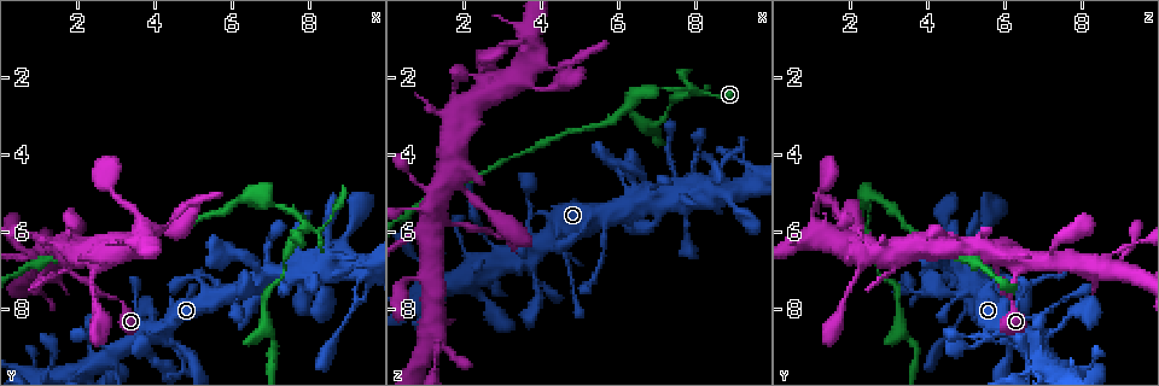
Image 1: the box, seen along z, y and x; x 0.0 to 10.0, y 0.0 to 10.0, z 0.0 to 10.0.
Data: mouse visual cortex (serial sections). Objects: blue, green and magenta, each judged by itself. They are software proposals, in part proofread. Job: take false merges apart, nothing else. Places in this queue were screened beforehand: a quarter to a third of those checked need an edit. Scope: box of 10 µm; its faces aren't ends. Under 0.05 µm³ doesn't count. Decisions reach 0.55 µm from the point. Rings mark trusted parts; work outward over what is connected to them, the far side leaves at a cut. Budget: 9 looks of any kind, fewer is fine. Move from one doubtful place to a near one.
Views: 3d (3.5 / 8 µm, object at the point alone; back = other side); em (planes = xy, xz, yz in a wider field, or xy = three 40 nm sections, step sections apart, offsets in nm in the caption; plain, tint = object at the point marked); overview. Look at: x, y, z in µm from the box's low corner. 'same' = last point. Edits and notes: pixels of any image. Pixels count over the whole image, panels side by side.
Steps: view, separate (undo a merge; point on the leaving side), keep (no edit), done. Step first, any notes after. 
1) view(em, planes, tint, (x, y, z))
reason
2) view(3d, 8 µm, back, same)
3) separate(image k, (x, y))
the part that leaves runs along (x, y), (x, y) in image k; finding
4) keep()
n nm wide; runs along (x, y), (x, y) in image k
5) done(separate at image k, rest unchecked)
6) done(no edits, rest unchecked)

view(3d, 3.5 µm, back, (6.70, 7.25, 5.05))
a narrow waist

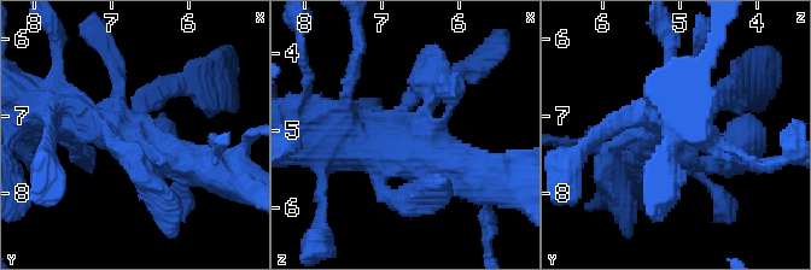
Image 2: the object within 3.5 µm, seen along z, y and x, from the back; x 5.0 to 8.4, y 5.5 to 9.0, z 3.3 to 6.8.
view(em, xy, step 1, tint, (6.75, 7.20, 5.05))
need the tissue

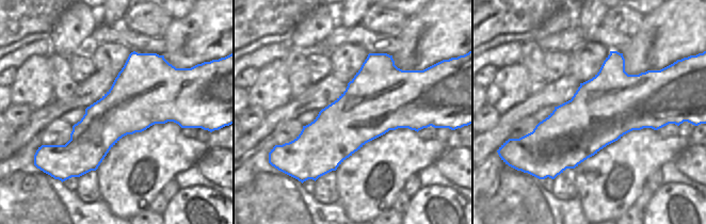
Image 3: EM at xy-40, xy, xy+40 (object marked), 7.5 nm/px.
keep()
runs along (198, 165), (53, 113) in image 2; continuous, no second cell

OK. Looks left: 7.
view(3d, 3.5 µm, (3.60, 8.80, 6.55))
calibre changes

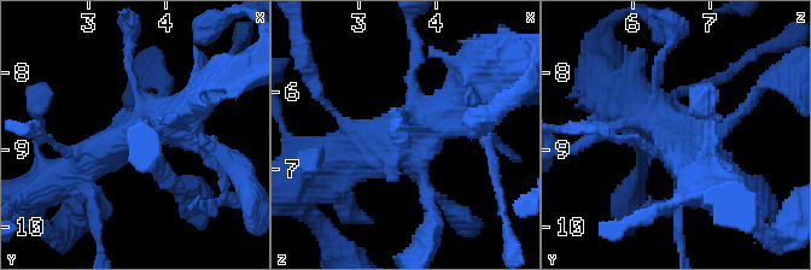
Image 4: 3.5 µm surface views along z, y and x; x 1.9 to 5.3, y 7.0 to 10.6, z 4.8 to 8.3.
view(em, xy, step 1, tint, same)
shape alone is not enough

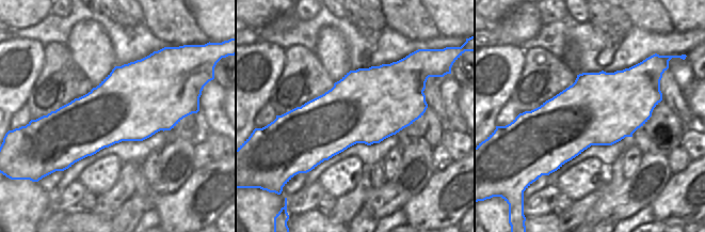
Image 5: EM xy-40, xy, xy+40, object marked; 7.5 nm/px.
keep()
runs along (192, 101), (63, 176) in image 4; one cell here

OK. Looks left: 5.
view(3d, 8 µm, (1.45, 6.70, 5.75))
thin arm on a thick one

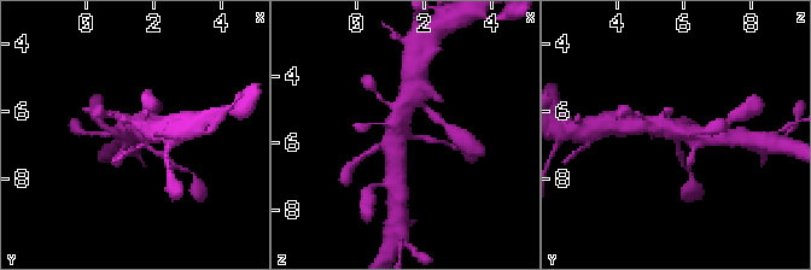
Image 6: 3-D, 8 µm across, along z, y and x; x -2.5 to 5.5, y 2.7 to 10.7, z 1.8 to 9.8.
view(3d, 3.5 µm, same)
closer look

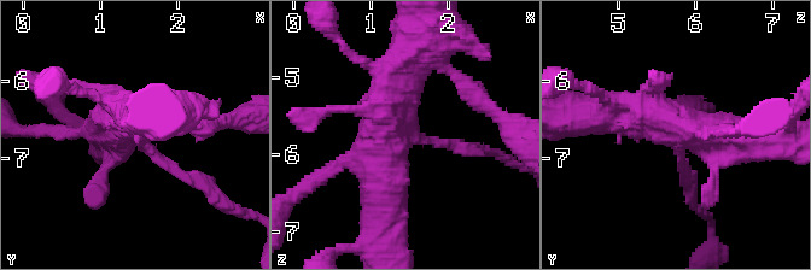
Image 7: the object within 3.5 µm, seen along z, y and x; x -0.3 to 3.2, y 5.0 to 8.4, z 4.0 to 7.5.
view(em, xy, step 3, tint, (1.50, 6.65, 5.70))
shape alone is not enough

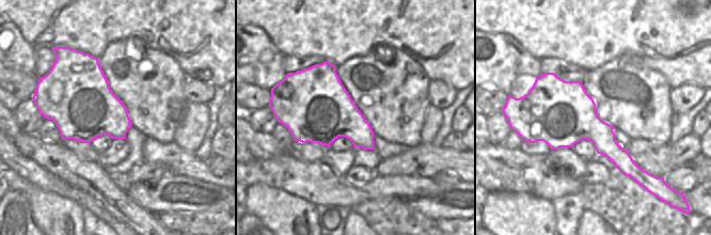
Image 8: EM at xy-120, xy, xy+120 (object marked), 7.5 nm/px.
keep()
runs along (470, 150), (421, 140), (388, 116), (406, 66) in image 7; all the same cell

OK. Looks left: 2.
view(3d, 3.5 µm, (8.00, 5.95, 2.30))

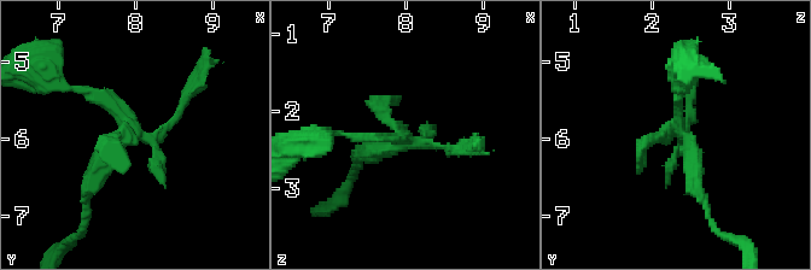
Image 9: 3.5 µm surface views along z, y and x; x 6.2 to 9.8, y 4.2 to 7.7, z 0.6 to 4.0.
view(em, xy, step 5, tint, (8.00, 5.90, 2.40))

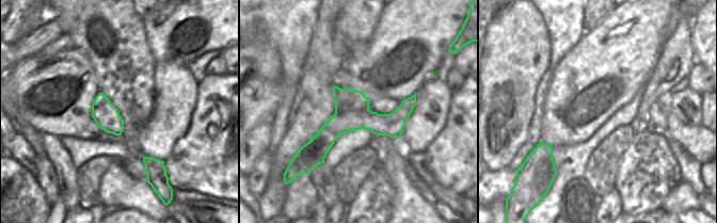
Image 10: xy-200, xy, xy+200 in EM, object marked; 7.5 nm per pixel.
separate(image 9, (109, 93))
260 nm wide; the part that leaves runs along (134, 129), (97, 92), (64, 84), (38, 63) in image 9; a second cell is stuck on

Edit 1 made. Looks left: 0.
done(separate at image 9, rest unchecked)

